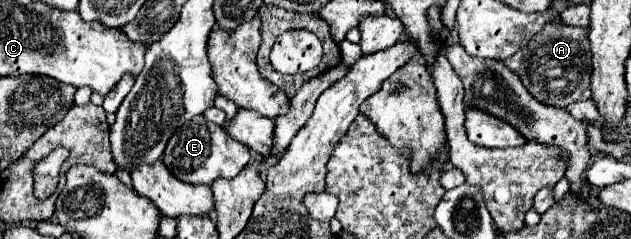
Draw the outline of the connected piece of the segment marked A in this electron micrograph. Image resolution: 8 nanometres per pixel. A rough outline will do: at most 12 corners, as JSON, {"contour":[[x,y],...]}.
{"contour":[[547,24],[503,62],[543,104],[591,98],[589,28]]}

